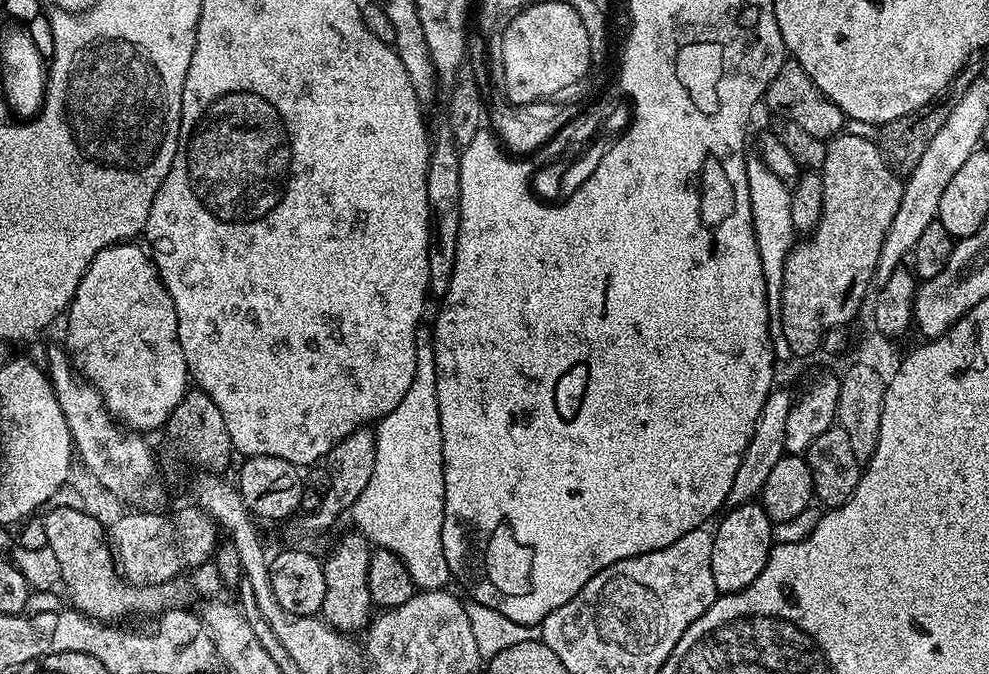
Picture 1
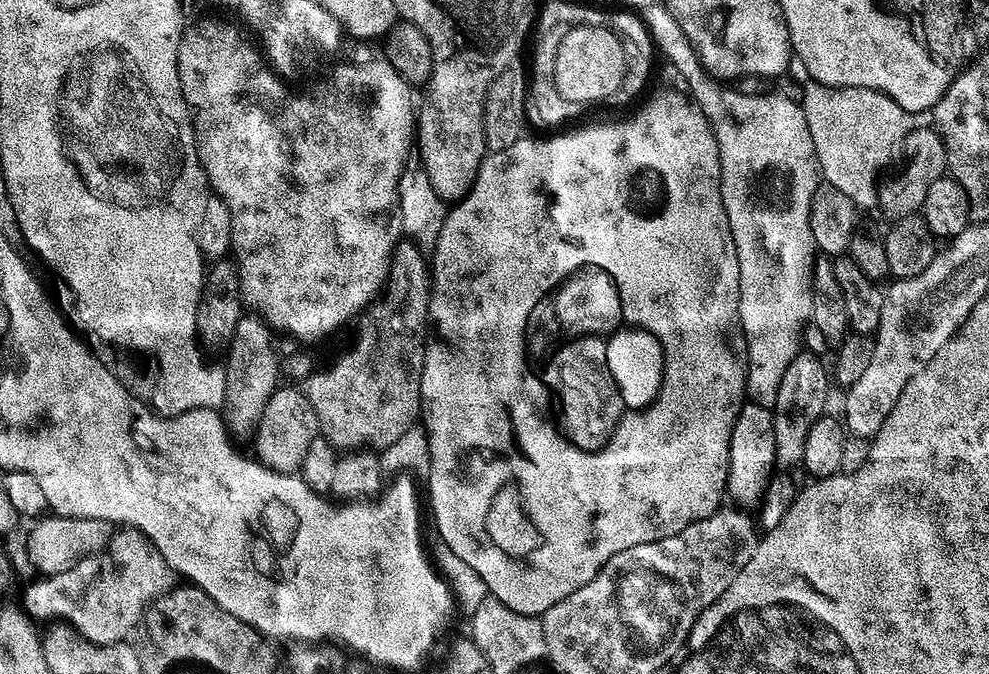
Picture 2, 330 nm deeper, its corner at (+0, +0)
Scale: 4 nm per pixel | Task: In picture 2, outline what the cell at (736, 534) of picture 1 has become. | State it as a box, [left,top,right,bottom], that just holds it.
[727,402,776,506]

